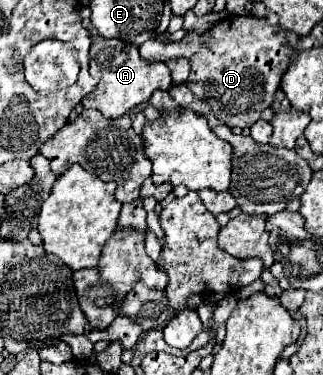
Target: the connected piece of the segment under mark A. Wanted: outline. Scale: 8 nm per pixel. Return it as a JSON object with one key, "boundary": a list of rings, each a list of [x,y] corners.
{"boundary":[[[95,27],[89,29],[89,37],[91,37],[91,75],[95,79],[99,79],[95,91],[91,91],[89,95],[83,97],[83,107],[91,107],[101,111],[103,115],[107,115],[109,119],[115,119],[119,115],[129,113],[133,107],[147,103],[153,95],[153,91],[163,89],[167,91],[171,87],[171,73],[169,67],[165,63],[151,63],[141,59],[139,55],[139,47],[135,47],[133,43],[121,41],[121,39],[103,39]]]}

